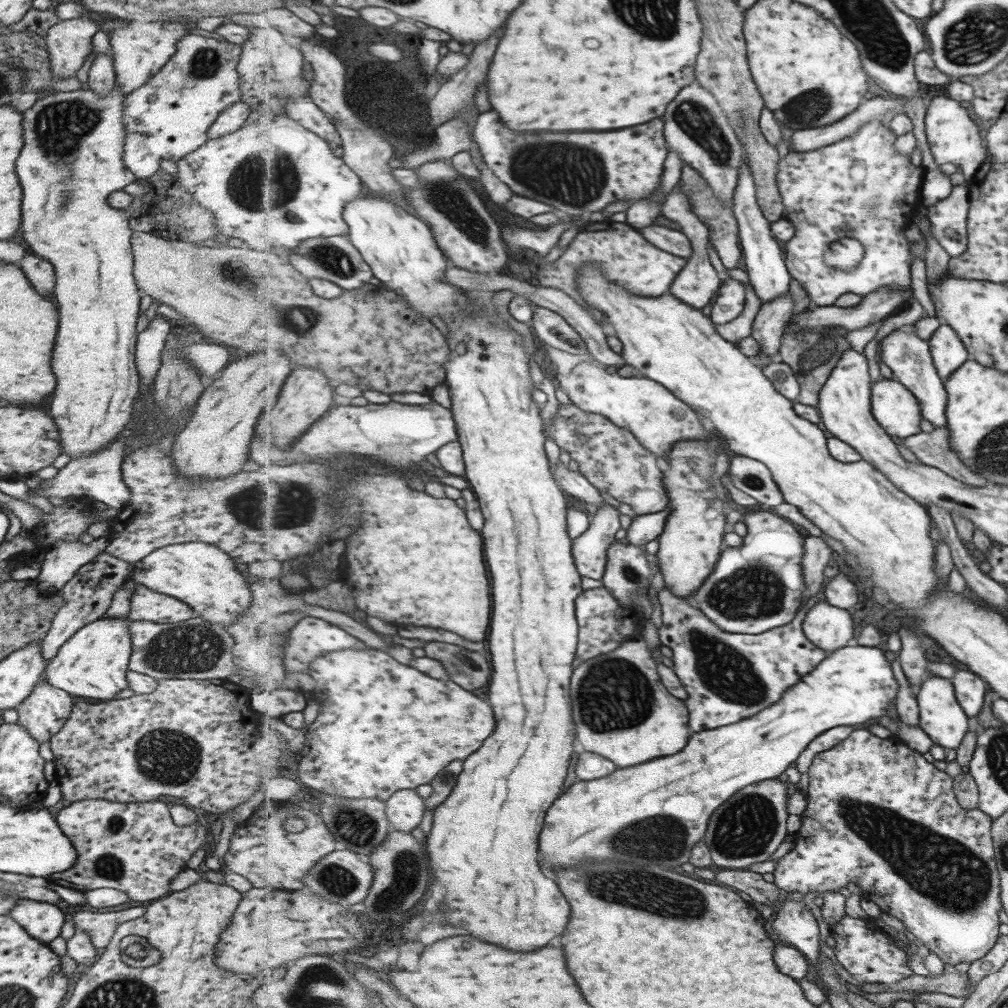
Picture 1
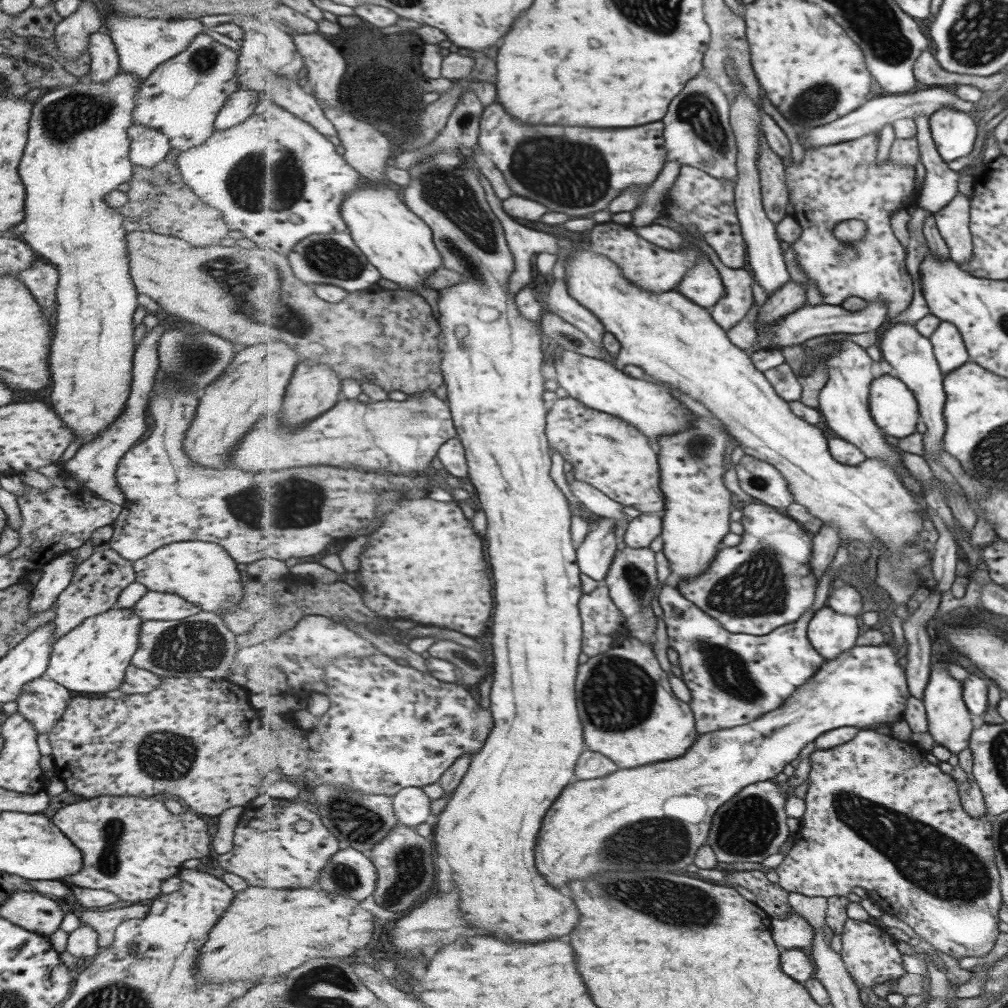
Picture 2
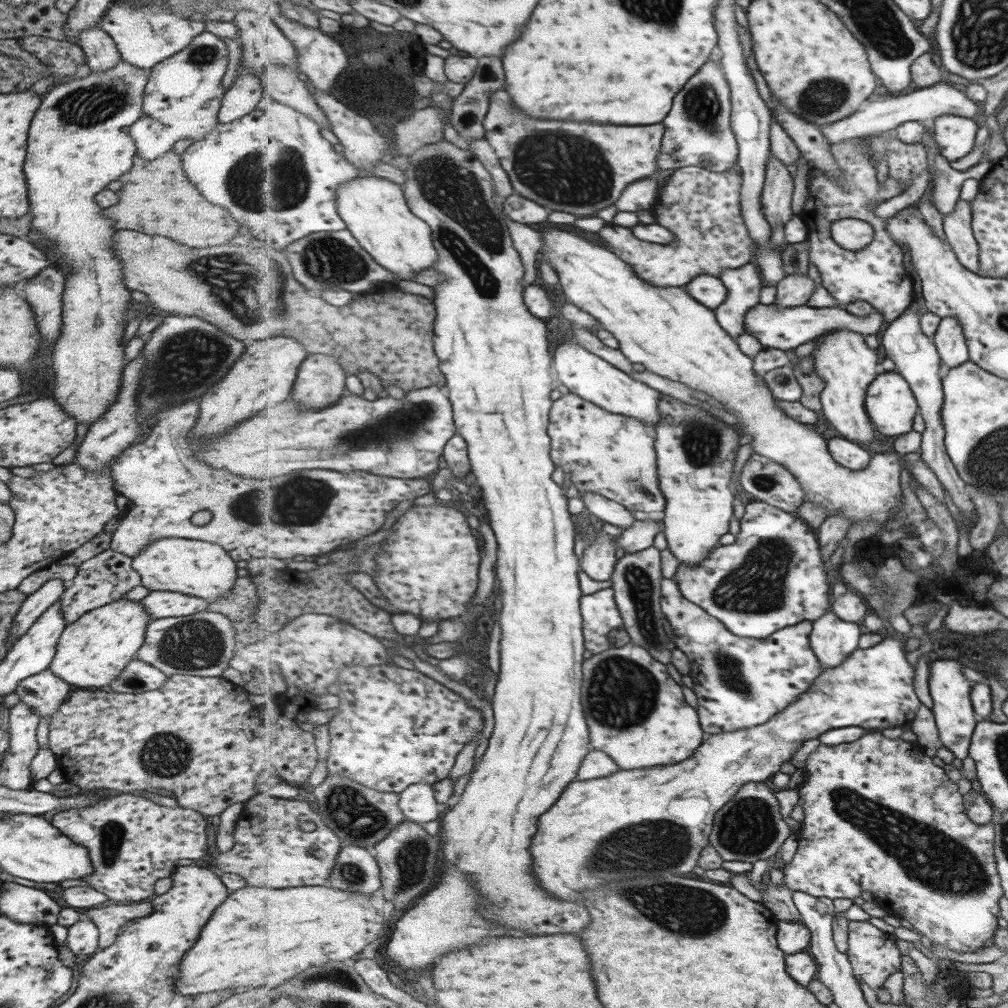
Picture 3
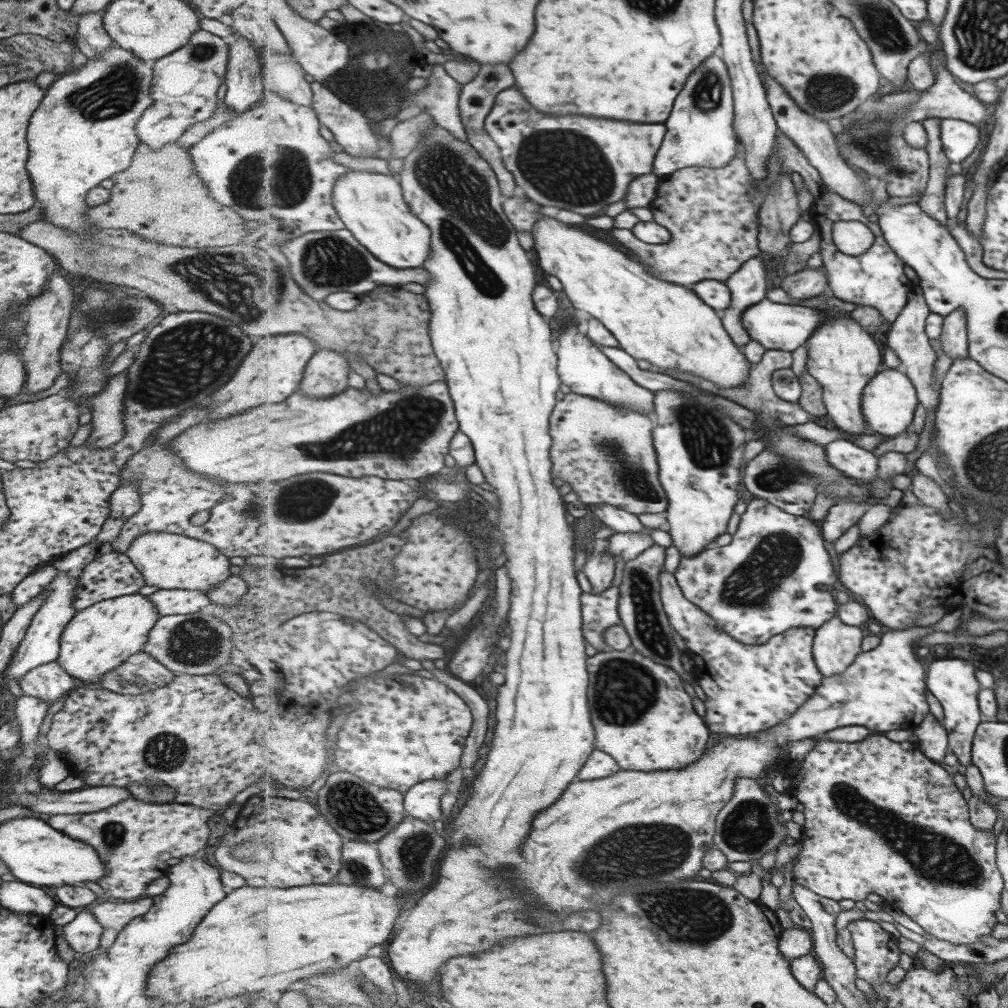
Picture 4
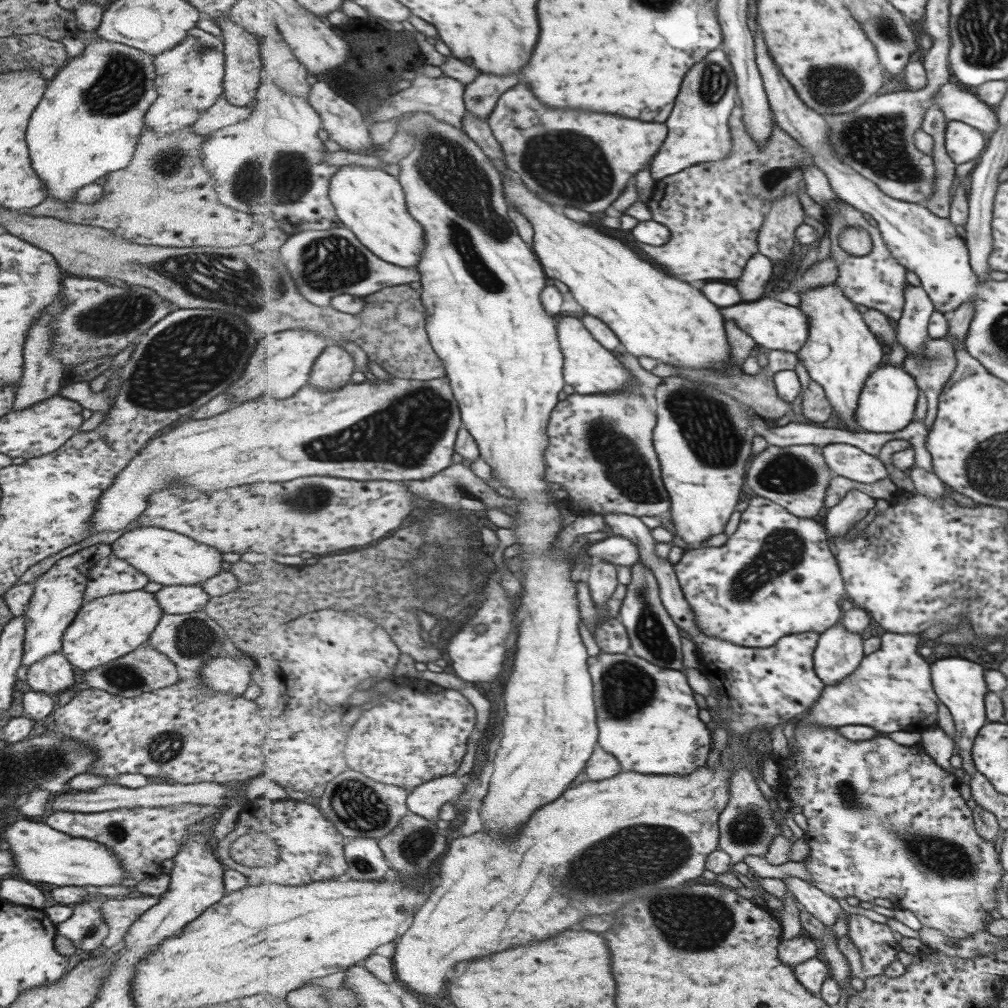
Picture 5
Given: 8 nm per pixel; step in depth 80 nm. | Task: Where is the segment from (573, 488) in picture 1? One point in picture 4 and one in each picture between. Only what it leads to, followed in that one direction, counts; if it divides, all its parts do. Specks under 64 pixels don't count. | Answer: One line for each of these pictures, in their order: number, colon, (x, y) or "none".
2: (595, 501)
3: (611, 512)
4: (620, 521)

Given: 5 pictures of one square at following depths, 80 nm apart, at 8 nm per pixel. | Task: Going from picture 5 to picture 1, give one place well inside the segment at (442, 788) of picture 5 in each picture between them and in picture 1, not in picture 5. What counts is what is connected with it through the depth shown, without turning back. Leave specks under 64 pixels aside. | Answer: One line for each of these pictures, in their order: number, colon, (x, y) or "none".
1: (406, 808)
2: (413, 805)
3: (419, 803)
4: (423, 801)

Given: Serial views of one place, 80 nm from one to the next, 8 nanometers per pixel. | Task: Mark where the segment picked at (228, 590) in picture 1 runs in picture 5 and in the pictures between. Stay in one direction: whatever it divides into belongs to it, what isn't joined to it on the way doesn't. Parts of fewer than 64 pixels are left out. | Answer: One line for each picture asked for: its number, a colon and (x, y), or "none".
2: (202, 573)
3: (193, 567)
4: (169, 561)
5: (166, 557)

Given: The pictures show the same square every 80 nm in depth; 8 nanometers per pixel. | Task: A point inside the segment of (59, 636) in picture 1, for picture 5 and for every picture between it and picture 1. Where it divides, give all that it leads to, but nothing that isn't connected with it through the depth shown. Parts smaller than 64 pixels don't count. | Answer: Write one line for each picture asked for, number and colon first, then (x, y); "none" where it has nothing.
2: (94, 585)
3: (106, 577)
4: (113, 574)
5: (110, 575)

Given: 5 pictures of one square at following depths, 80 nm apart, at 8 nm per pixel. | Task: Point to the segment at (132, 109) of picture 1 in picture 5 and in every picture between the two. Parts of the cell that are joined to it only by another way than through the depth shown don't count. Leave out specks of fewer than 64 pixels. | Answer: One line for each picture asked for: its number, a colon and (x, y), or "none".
2: (181, 97)
3: (183, 91)
4: (185, 82)
5: (191, 71)

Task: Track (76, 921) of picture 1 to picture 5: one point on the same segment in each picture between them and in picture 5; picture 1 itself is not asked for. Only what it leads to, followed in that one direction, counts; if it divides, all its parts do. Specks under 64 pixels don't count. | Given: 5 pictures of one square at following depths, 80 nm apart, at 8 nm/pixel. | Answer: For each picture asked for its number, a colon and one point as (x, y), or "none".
2: (104, 922)
3: (107, 919)
4: (113, 915)
5: (118, 913)

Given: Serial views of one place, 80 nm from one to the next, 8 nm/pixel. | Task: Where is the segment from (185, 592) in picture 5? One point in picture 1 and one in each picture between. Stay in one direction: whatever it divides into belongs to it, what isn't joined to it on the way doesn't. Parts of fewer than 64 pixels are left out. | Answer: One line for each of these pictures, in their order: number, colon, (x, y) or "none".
1: (145, 604)
2: (152, 605)
3: (159, 604)
4: (180, 602)

